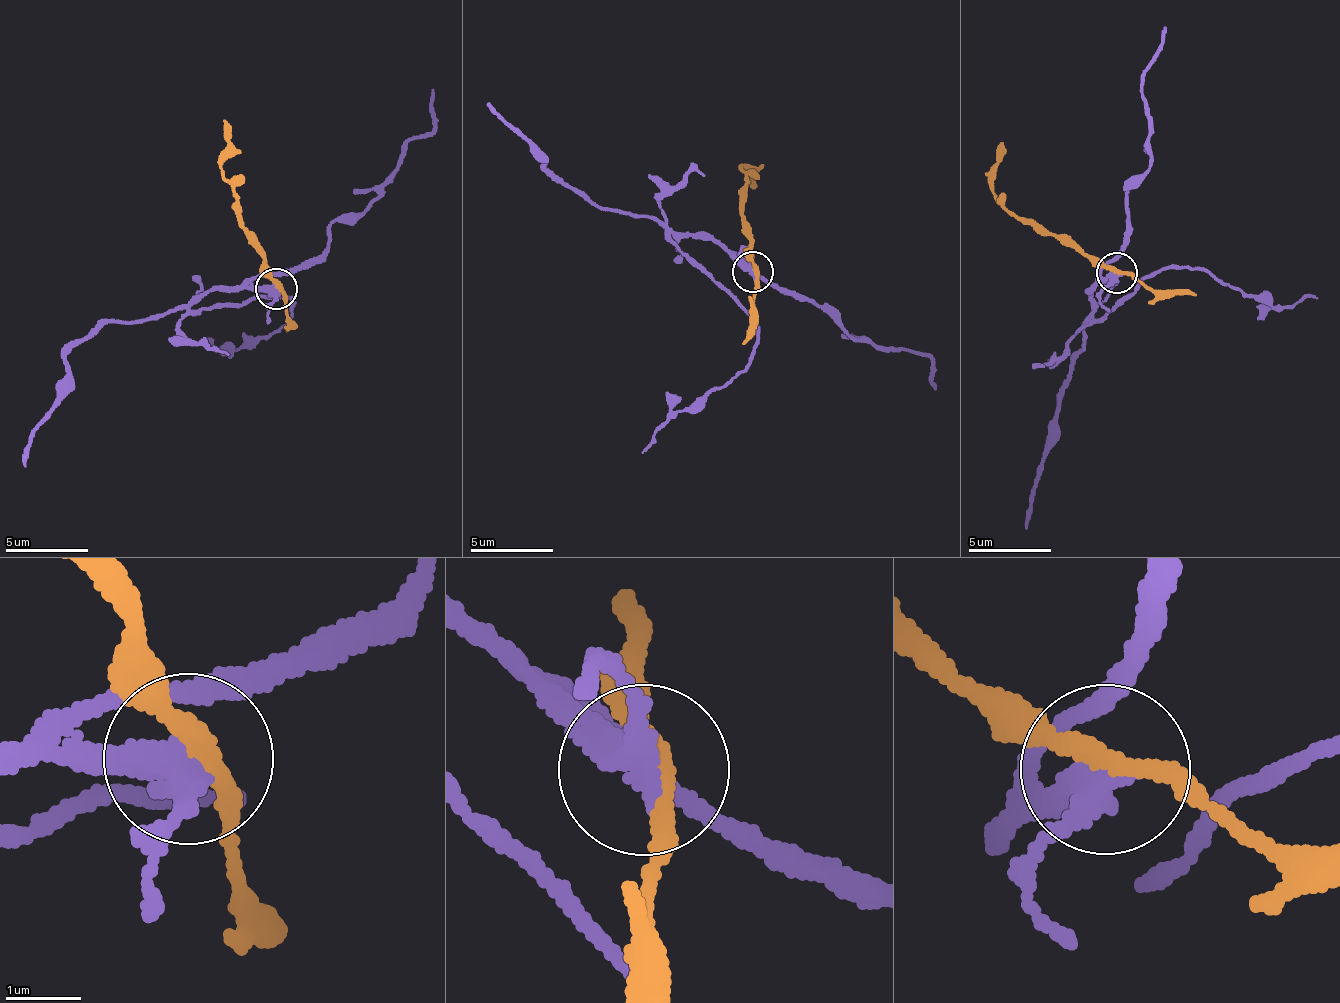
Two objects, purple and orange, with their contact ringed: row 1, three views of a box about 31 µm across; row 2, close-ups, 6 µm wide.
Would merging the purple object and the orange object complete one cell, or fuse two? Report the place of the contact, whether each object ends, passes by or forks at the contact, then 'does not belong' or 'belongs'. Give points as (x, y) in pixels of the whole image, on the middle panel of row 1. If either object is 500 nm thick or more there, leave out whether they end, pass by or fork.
(753, 271) | purple passes by | orange passes by | does not belong

